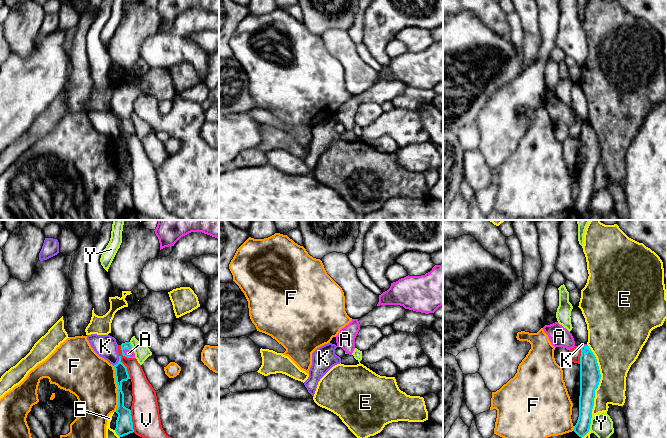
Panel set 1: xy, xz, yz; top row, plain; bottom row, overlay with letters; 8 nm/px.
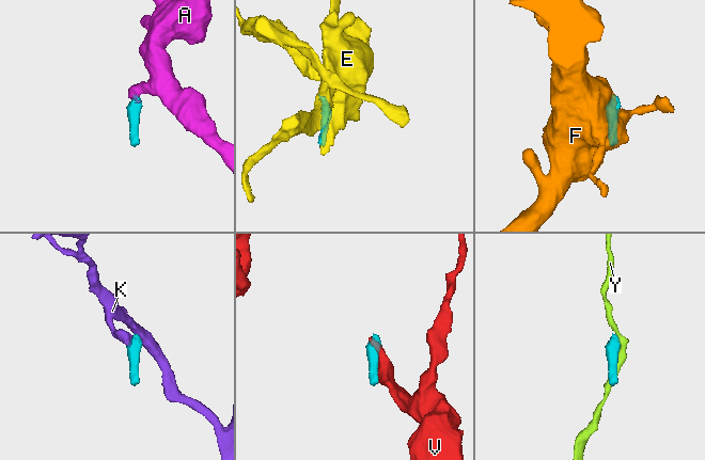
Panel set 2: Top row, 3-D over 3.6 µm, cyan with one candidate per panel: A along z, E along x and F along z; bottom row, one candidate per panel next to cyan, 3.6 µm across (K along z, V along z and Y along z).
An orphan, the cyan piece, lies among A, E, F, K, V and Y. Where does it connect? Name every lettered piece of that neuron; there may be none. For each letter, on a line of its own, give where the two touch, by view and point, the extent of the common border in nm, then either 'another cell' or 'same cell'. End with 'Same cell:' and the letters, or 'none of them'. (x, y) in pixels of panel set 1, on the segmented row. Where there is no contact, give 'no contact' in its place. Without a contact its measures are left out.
A: contact xy (128, 356); length 120 nm; same cell
E: contact yz (599, 381); length 600 nm; another cell
F: contact xy (117, 389); length 360 nm; another cell
K: contact xy (118, 361); length 90 nm; another cell
V: contact xy (121, 362); length 280 nm; another cell
Y: contact yz (590, 423); length 100 nm; another cell
Same cell: A

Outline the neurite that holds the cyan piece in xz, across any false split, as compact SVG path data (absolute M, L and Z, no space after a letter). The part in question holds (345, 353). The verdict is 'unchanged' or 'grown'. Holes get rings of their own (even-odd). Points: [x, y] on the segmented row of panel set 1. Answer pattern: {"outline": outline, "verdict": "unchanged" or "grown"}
{"outline": "M352 319L336 336L337 347L341 347L345 351L345 354L352 355L355 349L355 338L359 330L360 324L358 319Z", "verdict": "grown"}

